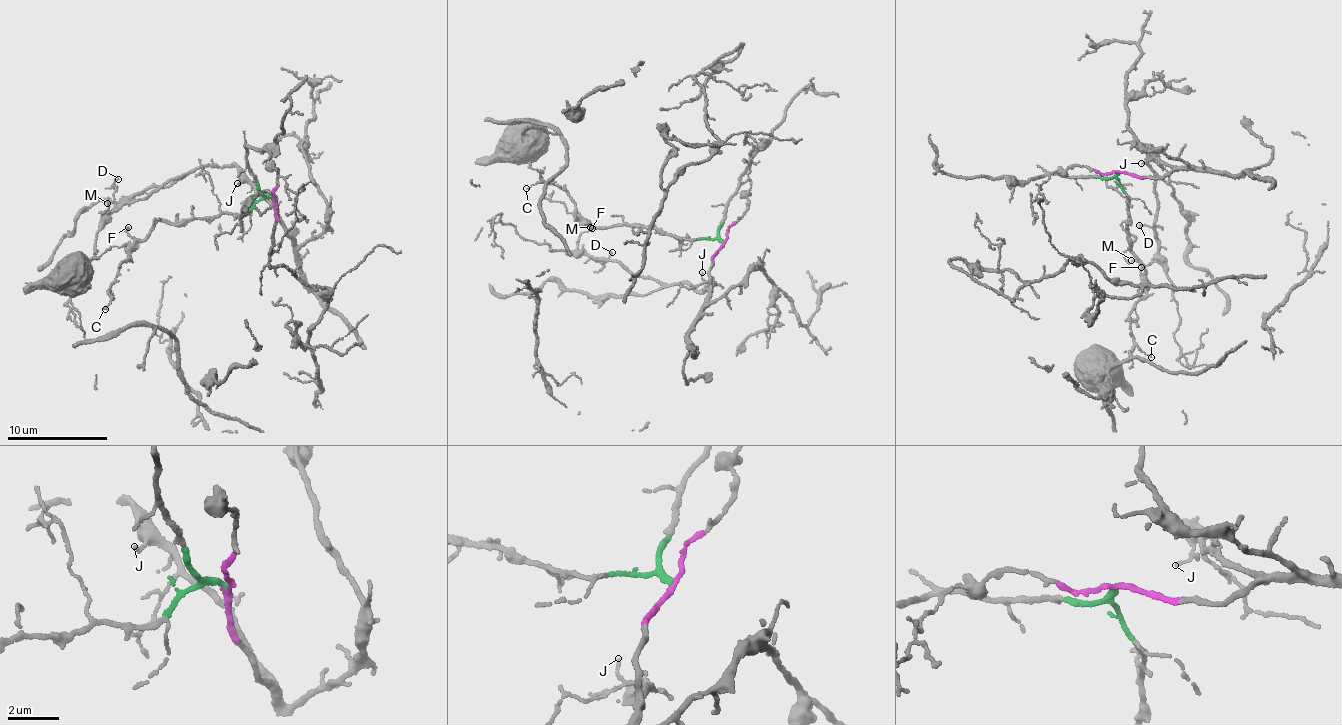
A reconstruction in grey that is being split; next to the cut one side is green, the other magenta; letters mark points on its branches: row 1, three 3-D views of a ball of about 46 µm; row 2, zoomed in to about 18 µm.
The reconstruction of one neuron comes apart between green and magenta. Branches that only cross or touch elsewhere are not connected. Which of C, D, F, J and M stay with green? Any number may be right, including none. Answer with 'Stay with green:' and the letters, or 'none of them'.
Stay with green: C, F

